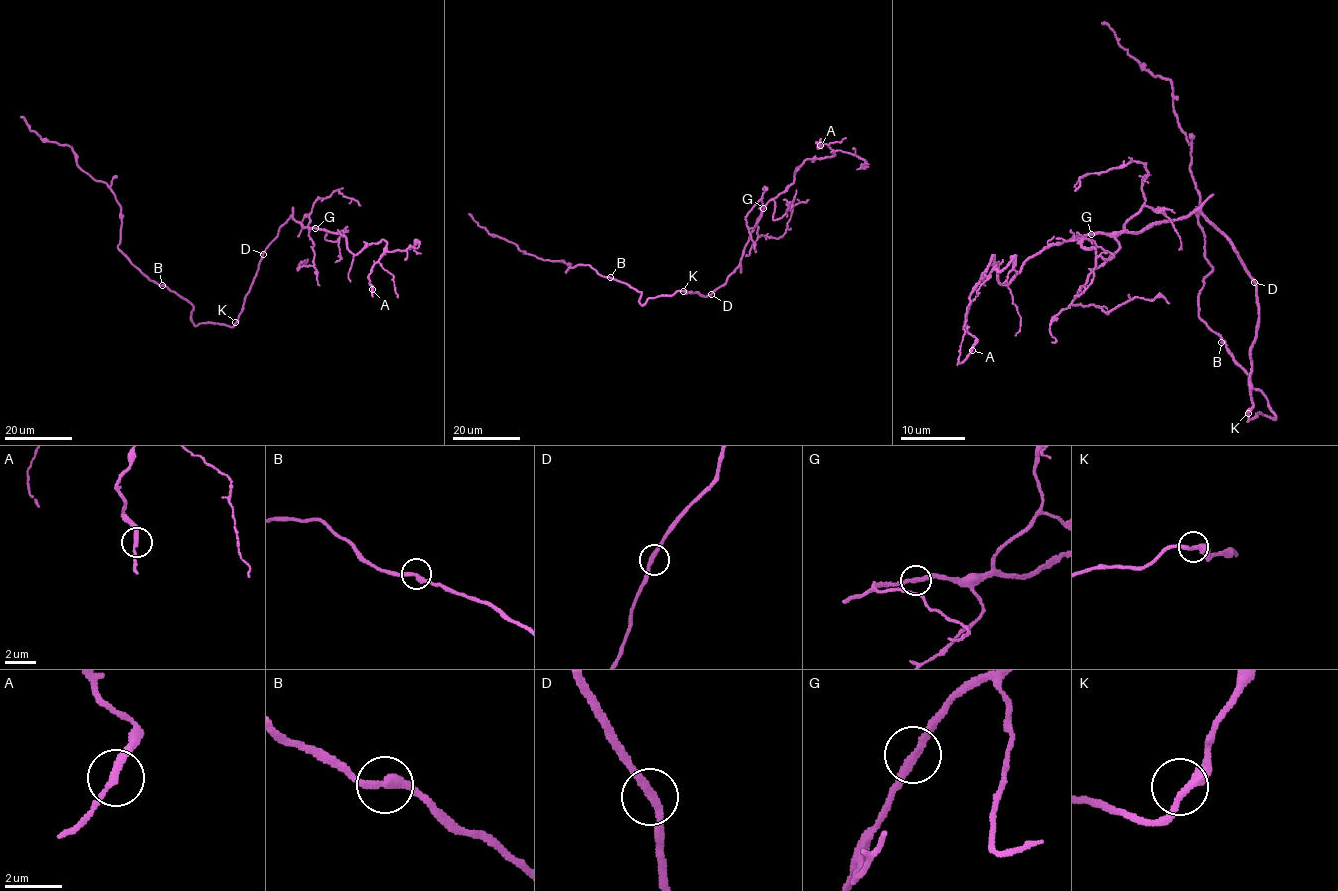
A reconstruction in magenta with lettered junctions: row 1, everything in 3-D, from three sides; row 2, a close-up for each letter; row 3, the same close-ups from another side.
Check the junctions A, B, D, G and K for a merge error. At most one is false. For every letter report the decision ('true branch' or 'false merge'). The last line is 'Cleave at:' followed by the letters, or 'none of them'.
A: true branch
B: true branch
D: true branch
G: true branch
K: true branch
Cleave at: none of them

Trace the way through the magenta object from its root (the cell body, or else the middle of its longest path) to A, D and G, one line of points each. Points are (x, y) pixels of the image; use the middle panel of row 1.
A: (683, 291), (705, 297), (726, 281), (762, 208), (793, 183), (795, 170), (807, 159), (835, 155), (820, 145)
D: (683, 291), (704, 297), (711, 294)
G: (683, 291), (705, 297), (726, 281), (739, 264), (745, 246), (763, 208)

